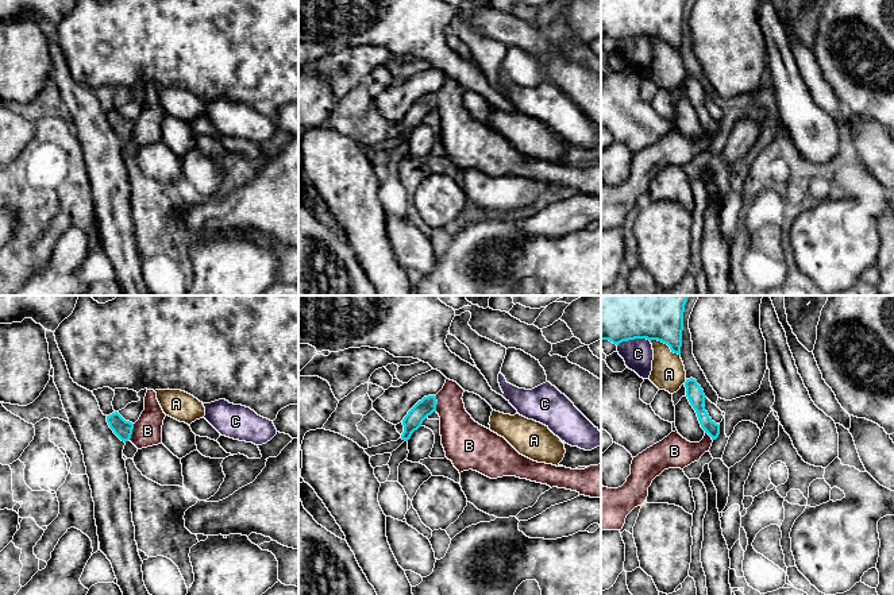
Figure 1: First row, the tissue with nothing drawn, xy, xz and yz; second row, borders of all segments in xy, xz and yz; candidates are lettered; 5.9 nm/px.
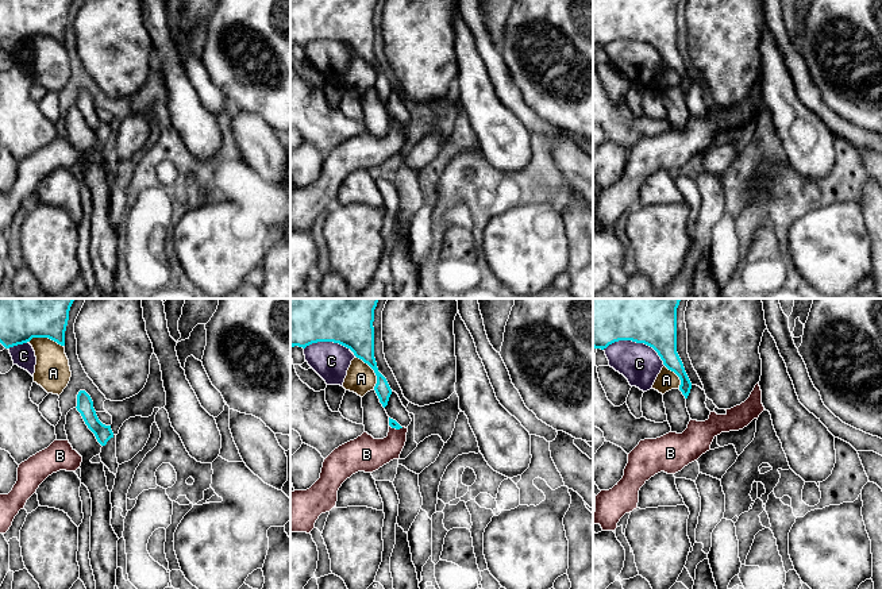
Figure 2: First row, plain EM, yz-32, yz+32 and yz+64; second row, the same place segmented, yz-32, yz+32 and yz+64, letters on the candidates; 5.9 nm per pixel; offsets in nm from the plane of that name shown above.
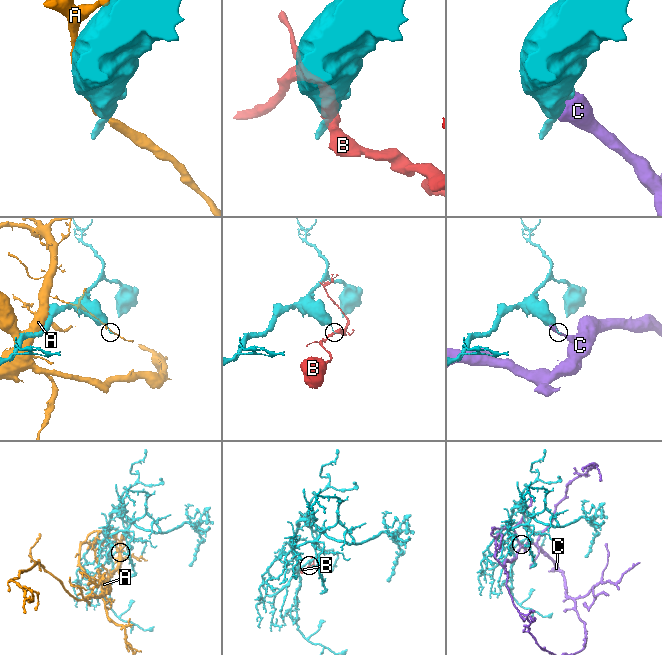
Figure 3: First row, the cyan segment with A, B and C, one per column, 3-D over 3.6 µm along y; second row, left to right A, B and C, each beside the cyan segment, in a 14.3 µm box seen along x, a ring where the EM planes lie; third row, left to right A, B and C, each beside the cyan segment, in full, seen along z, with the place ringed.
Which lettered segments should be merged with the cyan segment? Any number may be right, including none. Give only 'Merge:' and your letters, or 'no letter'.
Merge: no letter

